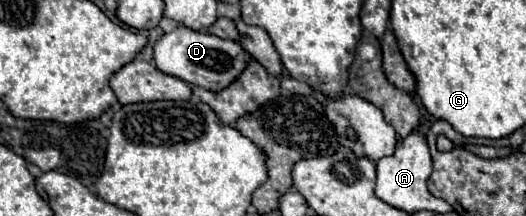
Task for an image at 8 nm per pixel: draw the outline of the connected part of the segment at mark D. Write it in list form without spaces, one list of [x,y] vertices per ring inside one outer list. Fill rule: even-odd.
[[[176,27],[172,33],[164,33],[154,45],[154,61],[162,73],[180,77],[190,85],[204,87],[208,91],[220,91],[228,87],[248,65],[252,55],[236,41],[220,39],[208,31],[194,31],[188,27]]]

